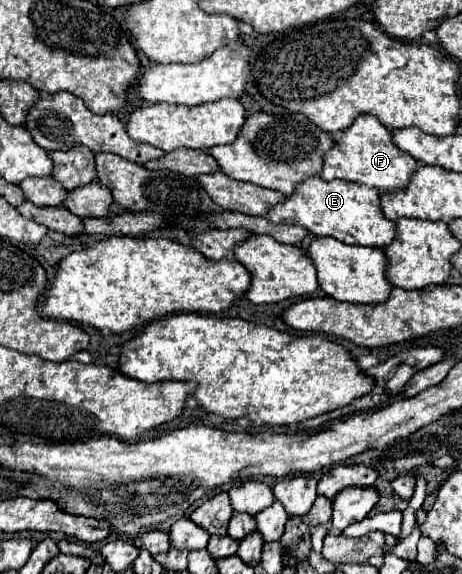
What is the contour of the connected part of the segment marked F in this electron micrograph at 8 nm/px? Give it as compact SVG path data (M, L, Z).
M363 115L355 119L355 123L343 131L343 135L335 141L335 147L325 153L325 167L321 171L321 179L333 181L333 179L347 179L365 183L371 187L377 187L379 191L399 191L409 185L409 179L417 171L419 163L409 153L401 151L393 139L391 131L377 121L373 115Z

